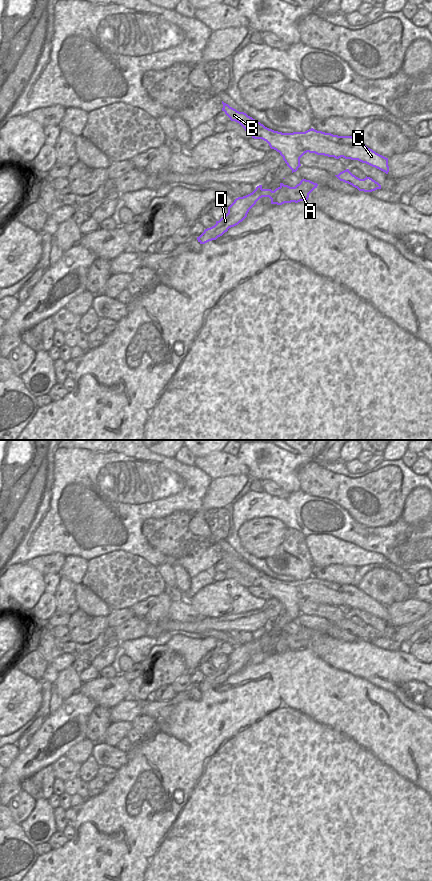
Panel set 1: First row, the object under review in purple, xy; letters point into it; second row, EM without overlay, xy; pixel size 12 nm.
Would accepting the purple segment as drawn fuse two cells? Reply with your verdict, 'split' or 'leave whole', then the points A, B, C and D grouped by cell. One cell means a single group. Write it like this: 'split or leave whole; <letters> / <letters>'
split; A D / B C

